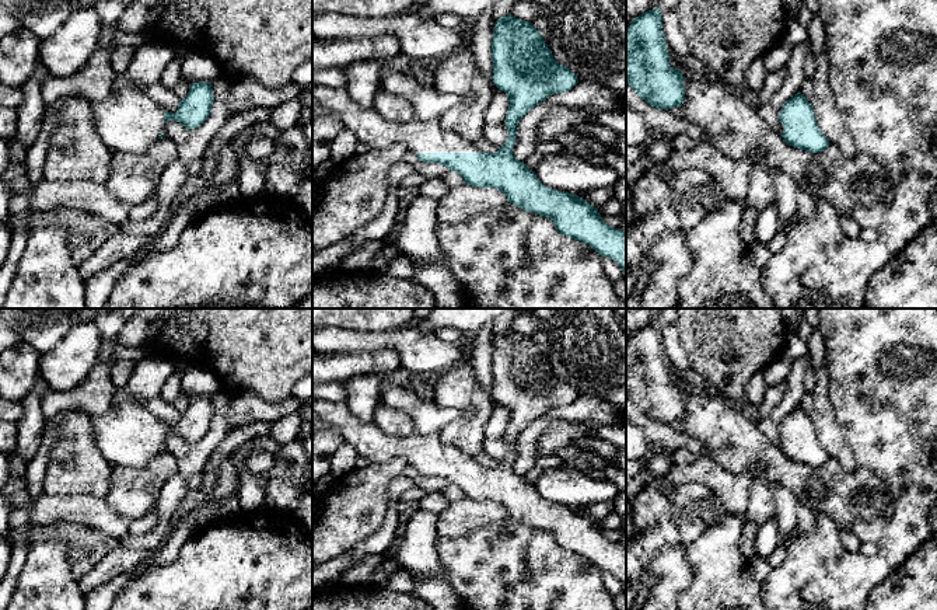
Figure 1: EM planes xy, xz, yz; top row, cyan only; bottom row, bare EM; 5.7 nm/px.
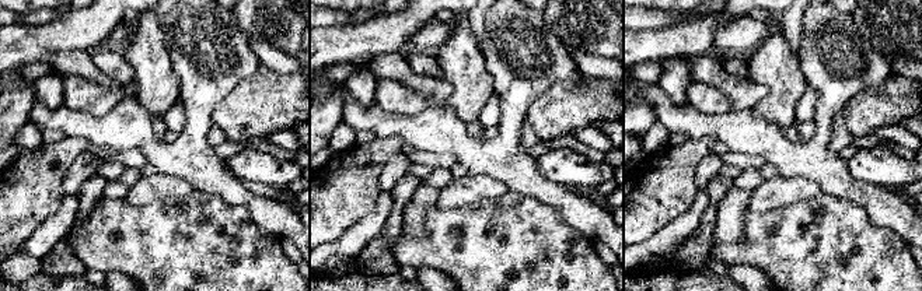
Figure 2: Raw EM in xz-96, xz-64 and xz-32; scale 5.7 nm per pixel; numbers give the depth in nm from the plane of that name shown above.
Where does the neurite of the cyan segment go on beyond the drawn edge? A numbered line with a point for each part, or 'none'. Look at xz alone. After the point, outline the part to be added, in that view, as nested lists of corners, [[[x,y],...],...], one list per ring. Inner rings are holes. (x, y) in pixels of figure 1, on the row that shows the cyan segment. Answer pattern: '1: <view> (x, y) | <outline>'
1: xz (369, 126) | [[[312,84],[312,109],[315,114],[336,116],[359,142],[370,146],[371,150],[385,150],[394,143],[403,143],[416,154],[480,151],[475,143],[445,129],[440,119],[391,122],[374,108],[361,108],[345,88]]]

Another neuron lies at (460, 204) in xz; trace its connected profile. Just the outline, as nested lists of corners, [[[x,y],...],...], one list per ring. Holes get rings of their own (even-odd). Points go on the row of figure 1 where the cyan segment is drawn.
[[[462,184],[437,201],[437,222],[466,222],[483,212],[499,209],[507,203],[507,196],[496,188],[479,188]]]

